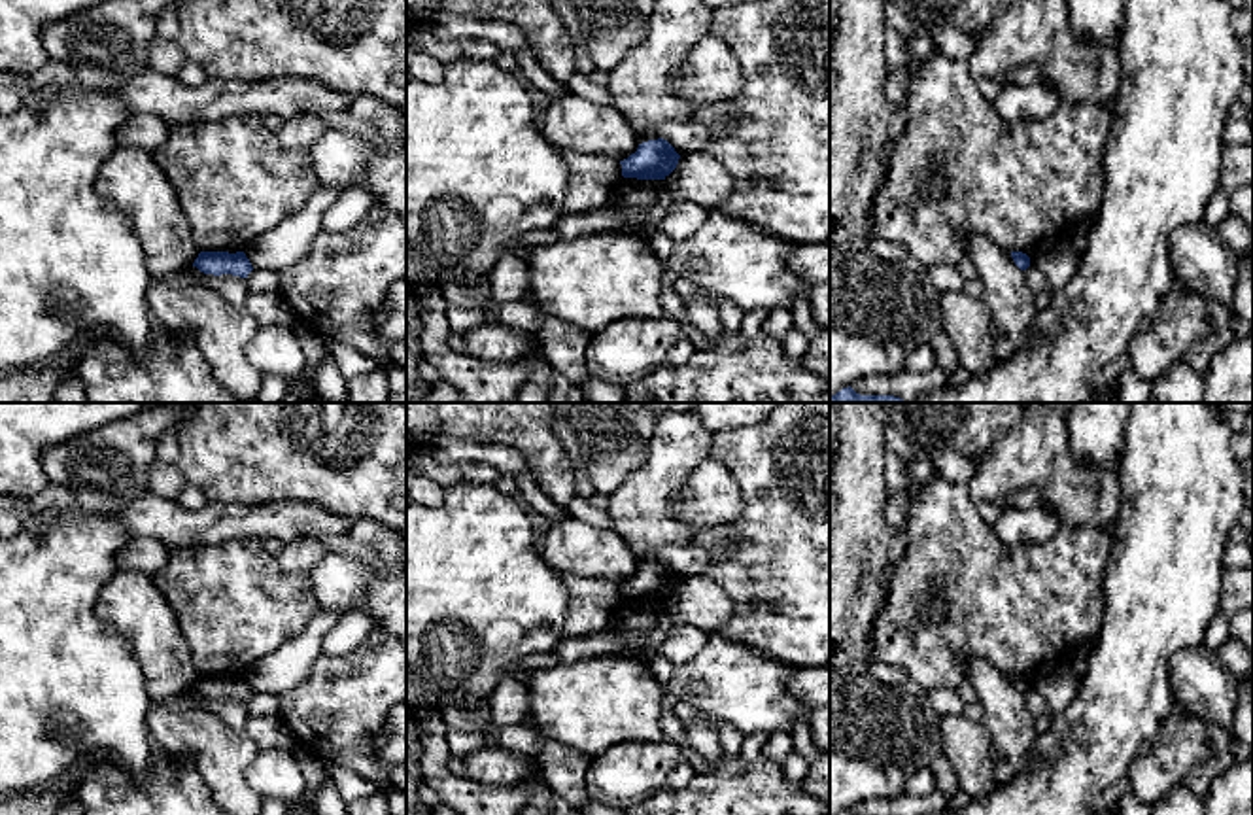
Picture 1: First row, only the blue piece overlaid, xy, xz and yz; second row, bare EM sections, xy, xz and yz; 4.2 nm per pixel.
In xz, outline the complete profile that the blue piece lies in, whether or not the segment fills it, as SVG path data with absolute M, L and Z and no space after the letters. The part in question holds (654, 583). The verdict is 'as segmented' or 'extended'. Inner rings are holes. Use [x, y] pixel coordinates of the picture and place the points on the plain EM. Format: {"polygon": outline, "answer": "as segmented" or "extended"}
{"polygon": "M663 564L639 567L637 575L620 584L624 601L665 603L678 588L680 579Z", "answer": "as segmented"}

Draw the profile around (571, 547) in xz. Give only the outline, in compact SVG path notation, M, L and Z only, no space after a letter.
M576 518L552 522L539 550L563 575L624 584L639 571L637 556L616 529L595 528Z

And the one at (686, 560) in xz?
M694 543L661 546L656 556L667 564L678 579L703 575L711 565L711 552Z

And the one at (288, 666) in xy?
M318 611L299 635L263 656L244 673L251 690L282 696L299 686L312 673L314 662L321 654L323 637L340 618L342 613Z

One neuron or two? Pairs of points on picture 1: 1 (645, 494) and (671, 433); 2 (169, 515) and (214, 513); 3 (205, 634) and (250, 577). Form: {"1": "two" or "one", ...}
{"1": "one", "2": "one", "3": "one"}

